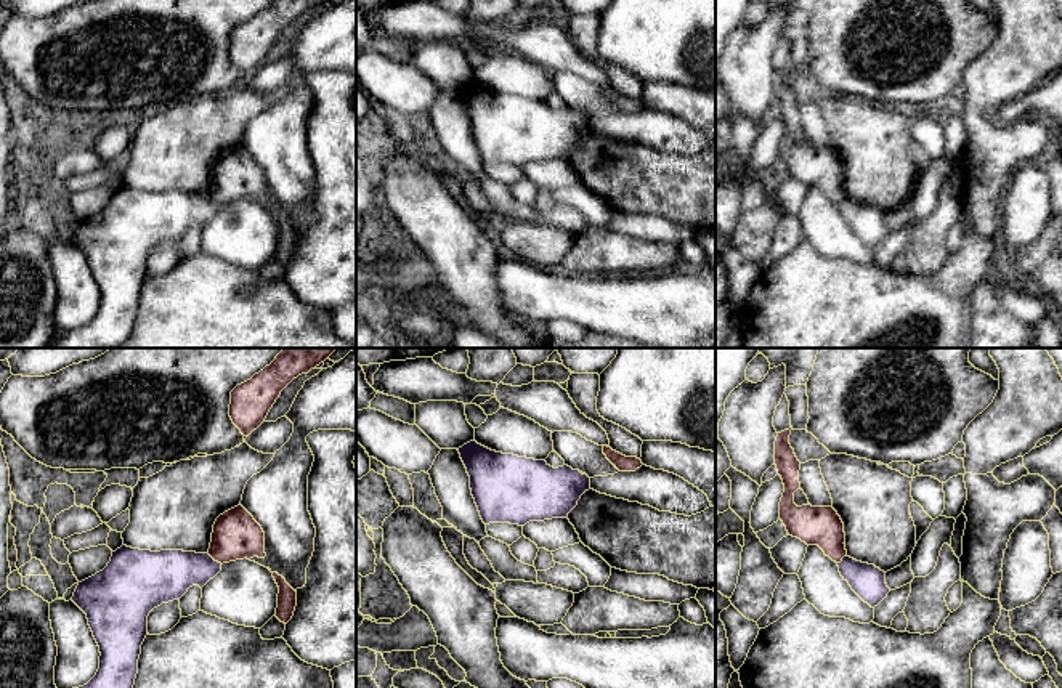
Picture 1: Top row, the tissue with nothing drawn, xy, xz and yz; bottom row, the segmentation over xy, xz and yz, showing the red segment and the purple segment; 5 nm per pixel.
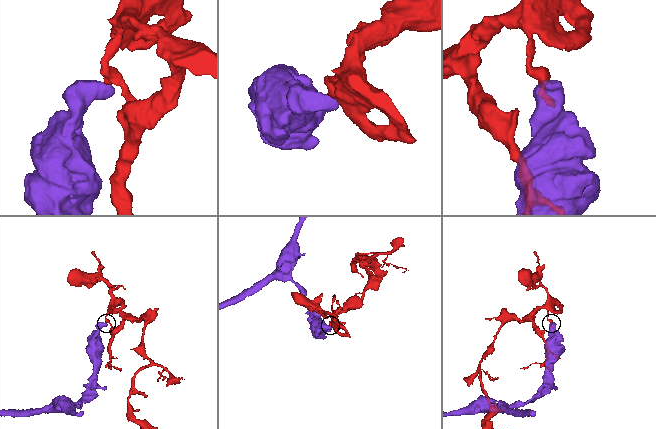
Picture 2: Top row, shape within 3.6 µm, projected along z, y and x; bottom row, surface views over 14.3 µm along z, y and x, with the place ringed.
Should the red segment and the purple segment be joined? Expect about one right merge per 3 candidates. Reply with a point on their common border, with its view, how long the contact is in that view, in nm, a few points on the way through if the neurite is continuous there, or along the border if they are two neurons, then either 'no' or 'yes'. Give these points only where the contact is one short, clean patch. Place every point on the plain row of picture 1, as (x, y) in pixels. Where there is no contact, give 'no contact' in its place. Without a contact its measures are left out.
meets red in xy at (215, 201); contact 90 nm long; border along xy (207, 194), (222, 204); no

